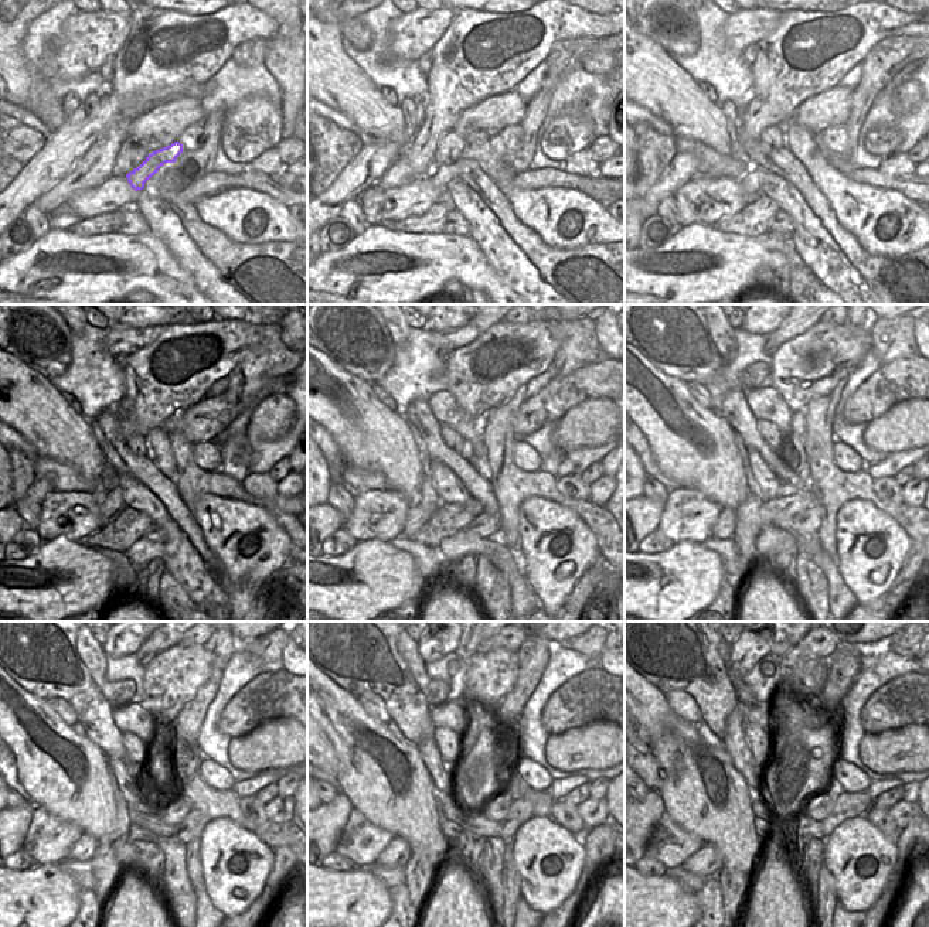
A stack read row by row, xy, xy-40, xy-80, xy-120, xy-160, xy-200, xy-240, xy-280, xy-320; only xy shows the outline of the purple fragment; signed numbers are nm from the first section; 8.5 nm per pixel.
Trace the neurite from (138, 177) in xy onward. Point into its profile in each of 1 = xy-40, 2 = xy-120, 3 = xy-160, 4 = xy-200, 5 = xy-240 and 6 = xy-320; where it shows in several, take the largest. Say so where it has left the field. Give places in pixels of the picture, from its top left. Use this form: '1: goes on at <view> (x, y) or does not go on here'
1: goes on at xy-40 (441, 176)
2: goes on at xy-120 (111, 504)
3: goes on at xy-160 (419, 514)
4: goes on at xy-200 (725, 525)
5: goes on at xy-240 (84, 848)
6: goes on at xy-320 (707, 861)

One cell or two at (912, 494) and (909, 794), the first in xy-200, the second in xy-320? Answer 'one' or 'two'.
two

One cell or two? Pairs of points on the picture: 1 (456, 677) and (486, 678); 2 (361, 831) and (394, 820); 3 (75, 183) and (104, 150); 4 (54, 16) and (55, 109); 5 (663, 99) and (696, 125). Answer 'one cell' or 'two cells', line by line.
1: two cells
2: two cells
3: one cell
4: two cells
5: one cell

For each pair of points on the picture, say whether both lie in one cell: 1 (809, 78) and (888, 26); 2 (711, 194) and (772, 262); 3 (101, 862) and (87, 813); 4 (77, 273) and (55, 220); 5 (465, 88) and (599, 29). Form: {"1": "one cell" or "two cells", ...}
{"1": "one cell", "2": "two cells", "3": "two cells", "4": "two cells", "5": "one cell"}

